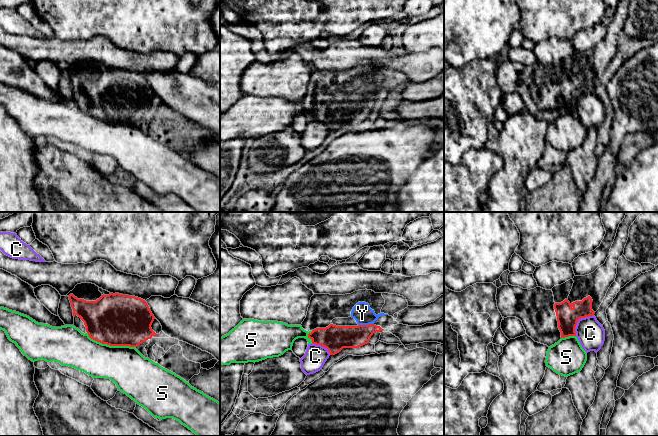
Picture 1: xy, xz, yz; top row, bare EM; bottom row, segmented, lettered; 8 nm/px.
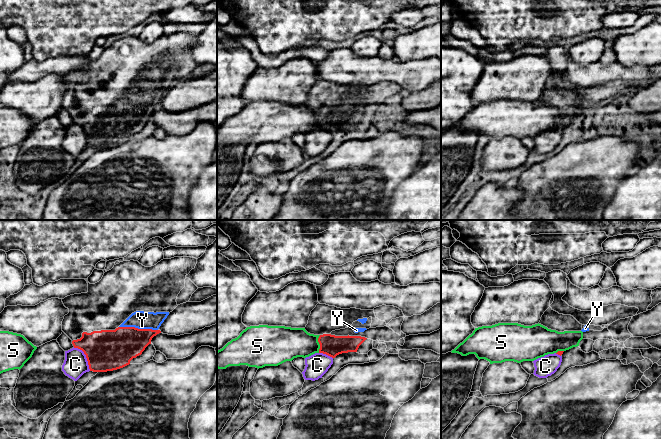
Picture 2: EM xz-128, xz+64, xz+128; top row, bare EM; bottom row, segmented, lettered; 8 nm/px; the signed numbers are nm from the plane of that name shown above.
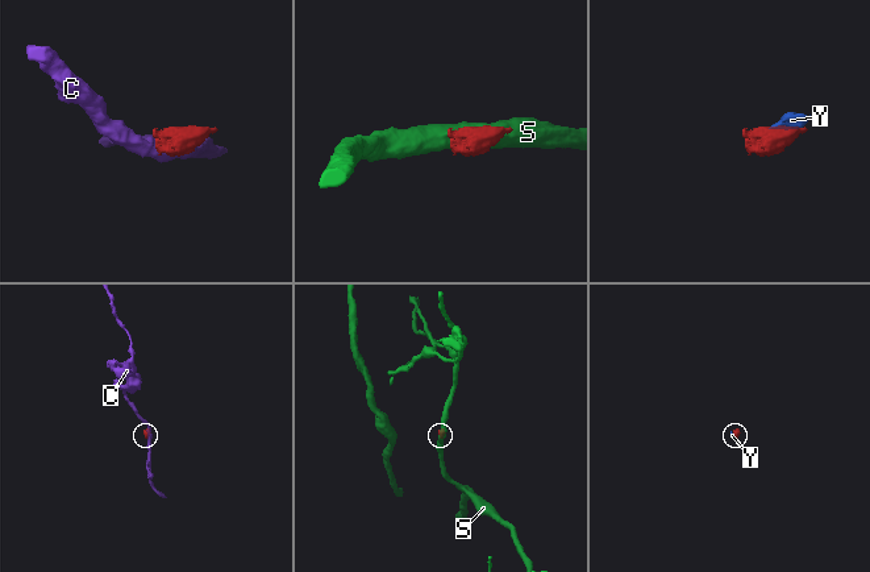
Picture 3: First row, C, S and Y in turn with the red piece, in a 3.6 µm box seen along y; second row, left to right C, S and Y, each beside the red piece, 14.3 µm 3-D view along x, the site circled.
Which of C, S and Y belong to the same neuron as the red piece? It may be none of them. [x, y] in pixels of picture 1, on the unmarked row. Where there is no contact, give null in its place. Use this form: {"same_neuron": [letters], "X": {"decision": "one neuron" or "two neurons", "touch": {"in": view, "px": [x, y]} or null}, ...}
{"same_neuron": ["Y"], "C": {"decision": "two neurons", "touch": {"in": "yz", "px": [578, 95]}}, "S": {"decision": "two neurons", "touch": {"in": "xy", "px": [110, 121]}}, "Y": {"decision": "one neuron", "touch": {"in": "xz", "px": [365, 101]}}}

